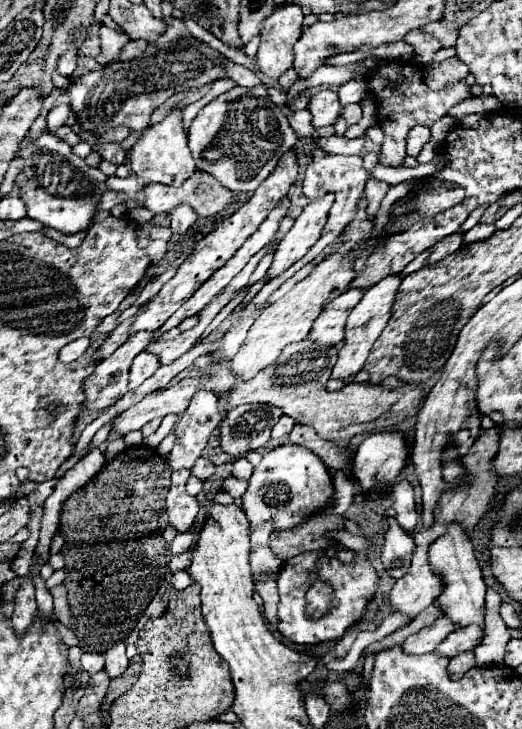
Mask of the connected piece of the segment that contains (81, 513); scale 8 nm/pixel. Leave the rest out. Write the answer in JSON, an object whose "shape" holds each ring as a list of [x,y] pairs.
{"shape":[[[131,446],[105,464],[91,482],[73,492],[63,504],[59,528],[65,538],[65,546],[59,552],[65,558],[63,570],[67,576],[63,584],[73,612],[71,628],[79,638],[79,648],[83,652],[105,652],[111,646],[129,640],[143,612],[169,588],[171,572],[167,566],[167,544],[163,540],[163,530],[169,524],[165,512],[169,478],[169,464],[155,448]]]}

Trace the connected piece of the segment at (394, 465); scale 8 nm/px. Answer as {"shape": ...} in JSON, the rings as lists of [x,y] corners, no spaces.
{"shape":[[[403,432],[369,434],[355,452],[353,476],[363,490],[373,490],[395,480],[407,464],[409,446]]]}

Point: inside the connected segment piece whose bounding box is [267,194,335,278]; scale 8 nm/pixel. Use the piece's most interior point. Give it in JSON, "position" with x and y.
{"position":[308,226]}

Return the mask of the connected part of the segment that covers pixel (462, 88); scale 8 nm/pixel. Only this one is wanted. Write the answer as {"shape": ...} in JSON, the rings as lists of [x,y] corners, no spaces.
{"shape":[[[381,62],[375,72],[369,74],[369,88],[381,102],[379,126],[385,132],[385,142],[379,152],[379,162],[391,168],[401,168],[407,156],[405,138],[413,126],[431,126],[443,114],[447,114],[455,104],[471,96],[465,82],[459,82],[445,90],[429,90],[423,82],[423,68],[411,62]]]}

